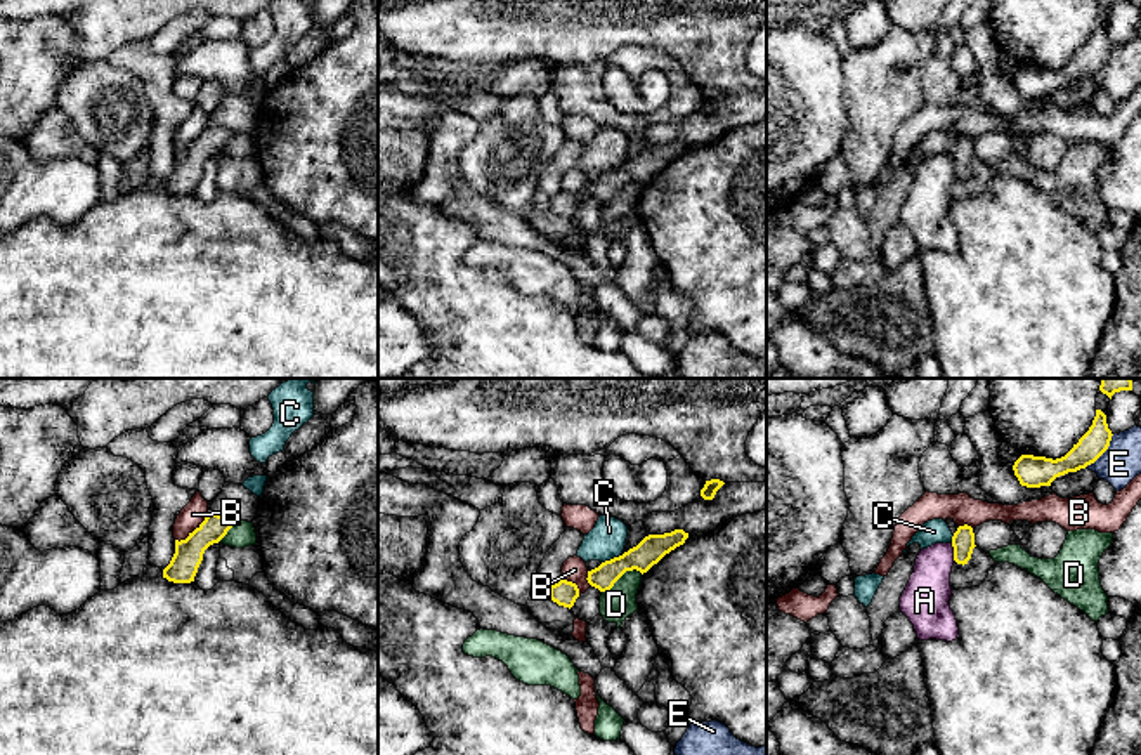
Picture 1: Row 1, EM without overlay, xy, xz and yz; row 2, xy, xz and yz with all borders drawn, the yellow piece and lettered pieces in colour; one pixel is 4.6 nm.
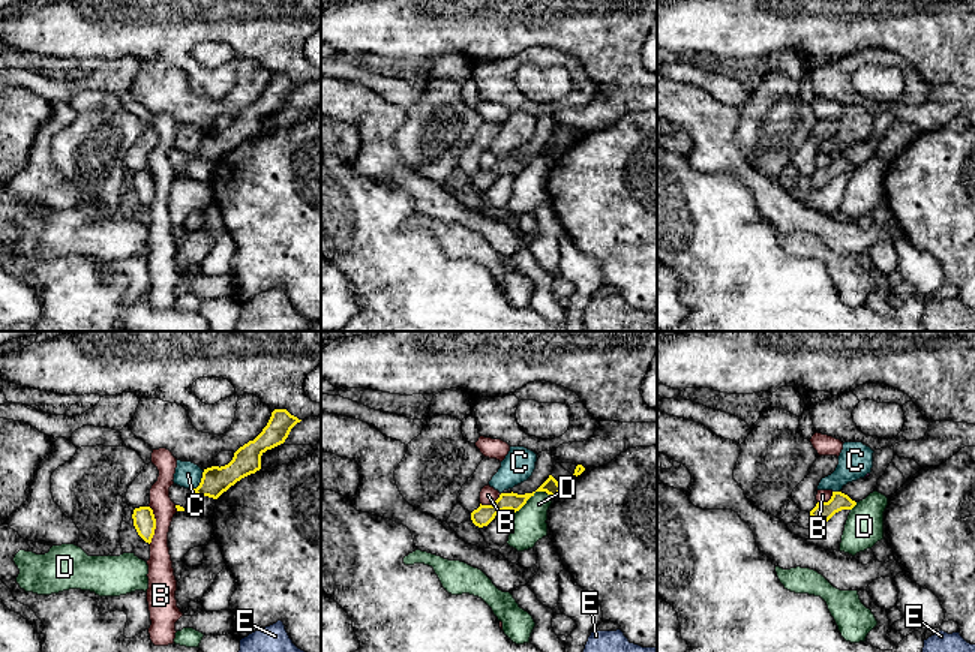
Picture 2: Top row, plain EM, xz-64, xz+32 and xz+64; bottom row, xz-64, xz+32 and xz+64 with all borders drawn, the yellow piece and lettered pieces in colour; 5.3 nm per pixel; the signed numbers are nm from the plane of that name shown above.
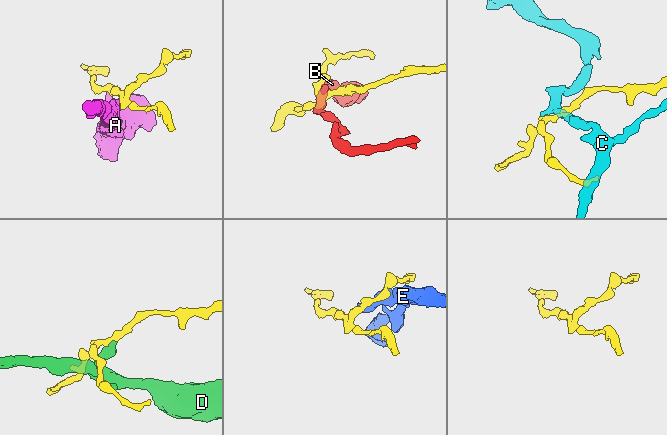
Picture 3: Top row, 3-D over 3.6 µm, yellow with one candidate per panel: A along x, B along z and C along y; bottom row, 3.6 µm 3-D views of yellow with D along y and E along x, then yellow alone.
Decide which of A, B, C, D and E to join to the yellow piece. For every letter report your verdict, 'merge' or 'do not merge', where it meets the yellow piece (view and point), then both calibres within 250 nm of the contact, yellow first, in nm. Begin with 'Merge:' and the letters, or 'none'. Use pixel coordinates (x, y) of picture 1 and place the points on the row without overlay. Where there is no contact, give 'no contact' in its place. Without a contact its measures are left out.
Merge: none
A: do not merge; contact yz (954, 164); calibres 110 and 220 nm
B: do not merge; contact xy (193, 143); calibres 140 and 110 nm
C: do not merge; contact xz (611, 170); calibres 120 and 170 nm
D: do not merge; contact xz (621, 186); calibres 120 and 160 nm
E: do not merge; contact yz (1101, 65); calibres 120 and 180 nm

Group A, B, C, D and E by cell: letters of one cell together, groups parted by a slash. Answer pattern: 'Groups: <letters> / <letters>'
Groups: A / B / C / D / E

